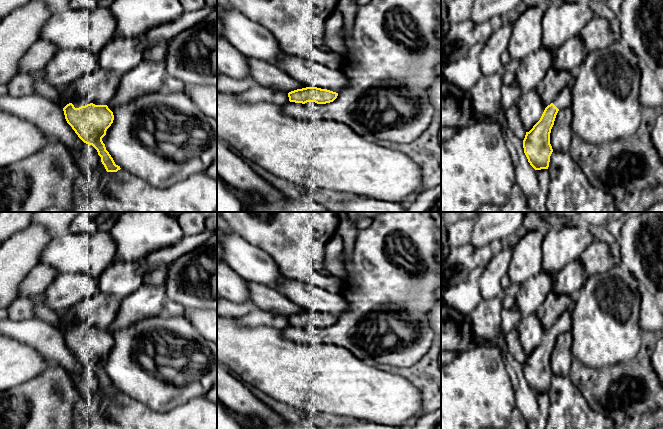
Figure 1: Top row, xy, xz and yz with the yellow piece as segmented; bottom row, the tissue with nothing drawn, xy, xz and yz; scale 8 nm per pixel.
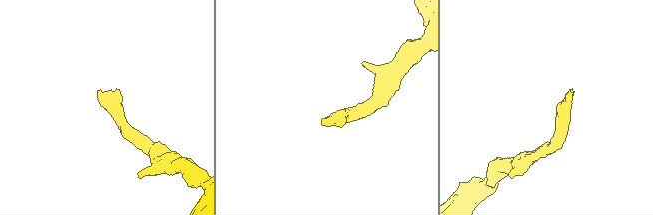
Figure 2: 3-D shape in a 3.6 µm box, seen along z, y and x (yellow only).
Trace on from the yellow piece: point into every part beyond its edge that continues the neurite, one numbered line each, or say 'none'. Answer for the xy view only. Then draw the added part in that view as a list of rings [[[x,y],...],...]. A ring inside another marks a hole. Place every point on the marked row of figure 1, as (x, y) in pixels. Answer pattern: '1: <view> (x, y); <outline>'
1: xy (77, 102); [[[72,97],[69,100],[69,103],[72,103],[75,108],[79,108],[81,106],[85,106],[87,104],[90,104],[91,102],[89,100],[87,100],[87,99],[84,99],[84,98]]]

